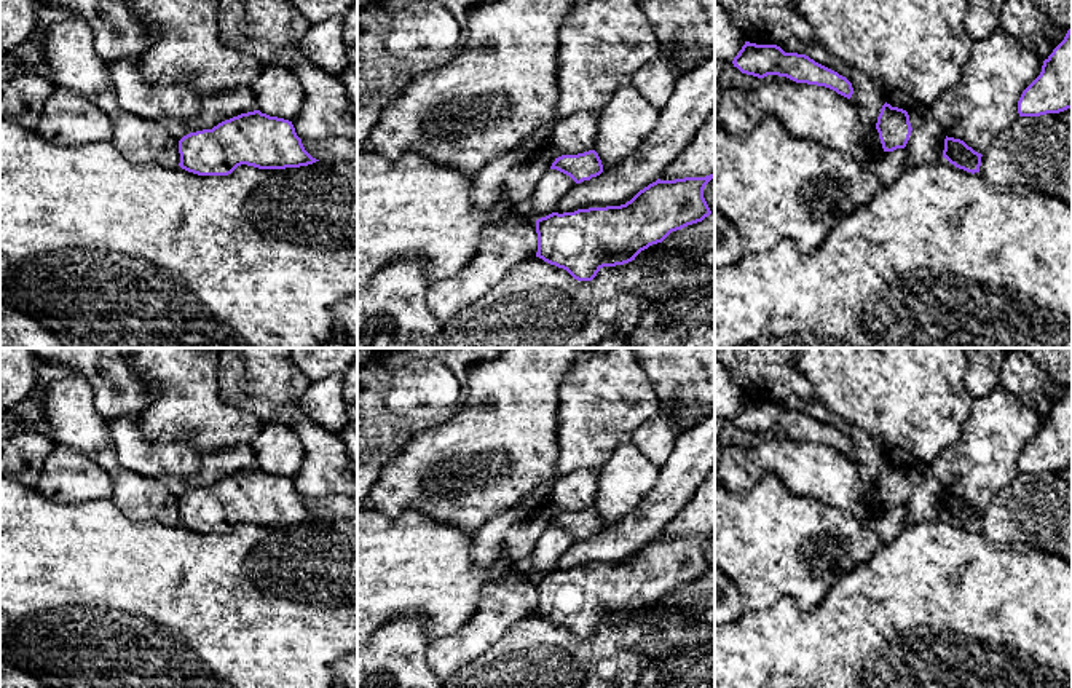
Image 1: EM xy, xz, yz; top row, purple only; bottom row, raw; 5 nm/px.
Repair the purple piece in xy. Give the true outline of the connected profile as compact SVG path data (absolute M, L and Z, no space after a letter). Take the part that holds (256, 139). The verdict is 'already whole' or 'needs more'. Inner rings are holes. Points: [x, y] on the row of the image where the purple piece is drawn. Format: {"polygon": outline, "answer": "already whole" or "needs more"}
{"polygon": "M260 110L241 113L219 123L212 129L183 136L179 140L179 153L179 166L198 176L228 176L241 164L258 169L286 169L319 161L305 150L292 121L270 117Z", "answer": "already whole"}

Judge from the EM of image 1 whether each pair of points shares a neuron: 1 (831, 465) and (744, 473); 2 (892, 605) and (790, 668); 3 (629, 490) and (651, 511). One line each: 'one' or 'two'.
1: one
2: one
3: two

